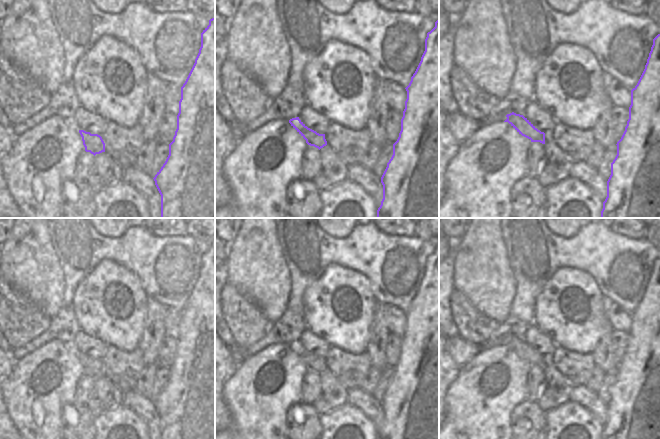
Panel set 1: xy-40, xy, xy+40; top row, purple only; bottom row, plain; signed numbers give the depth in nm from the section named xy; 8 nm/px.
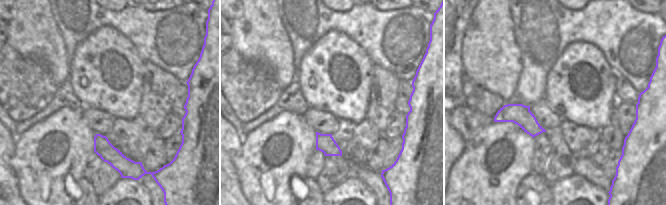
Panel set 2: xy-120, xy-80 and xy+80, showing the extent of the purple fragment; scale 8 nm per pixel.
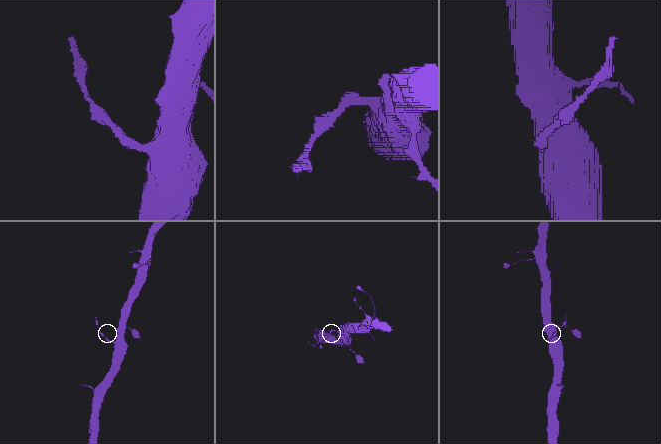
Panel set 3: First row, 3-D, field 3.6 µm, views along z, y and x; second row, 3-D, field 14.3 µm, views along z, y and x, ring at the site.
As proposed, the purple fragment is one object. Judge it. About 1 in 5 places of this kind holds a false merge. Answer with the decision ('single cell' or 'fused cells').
fused cells

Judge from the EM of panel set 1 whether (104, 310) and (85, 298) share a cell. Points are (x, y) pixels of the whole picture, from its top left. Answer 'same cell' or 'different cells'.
same cell

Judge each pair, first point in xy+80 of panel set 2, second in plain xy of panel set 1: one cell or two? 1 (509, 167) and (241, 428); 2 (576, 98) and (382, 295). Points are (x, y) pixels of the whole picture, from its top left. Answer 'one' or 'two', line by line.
1: one
2: two

